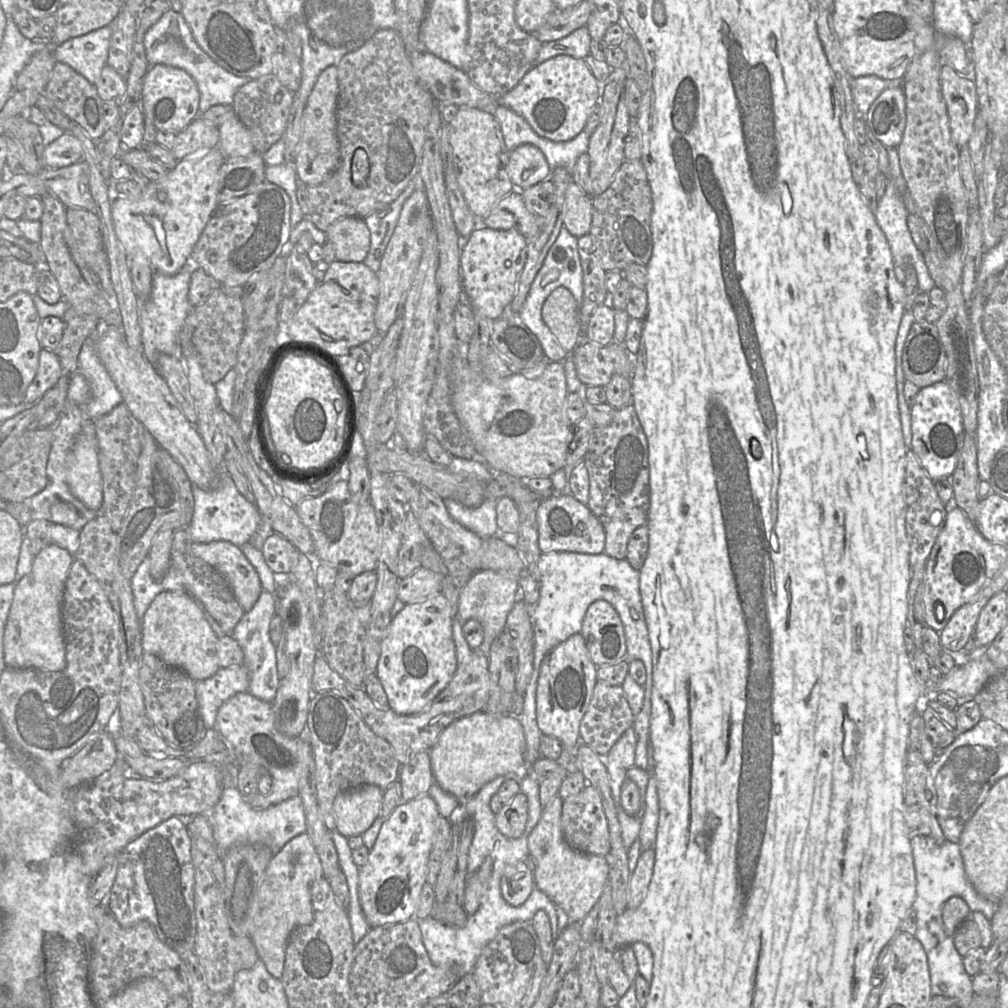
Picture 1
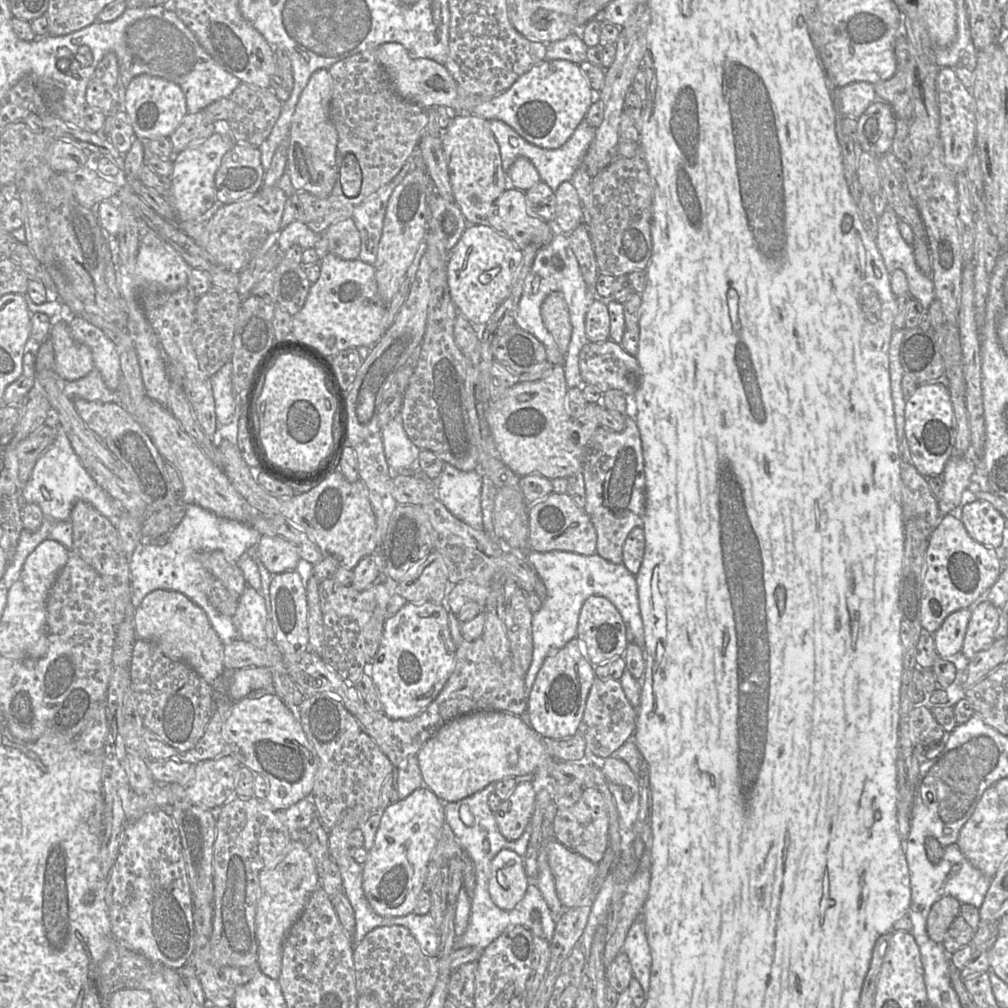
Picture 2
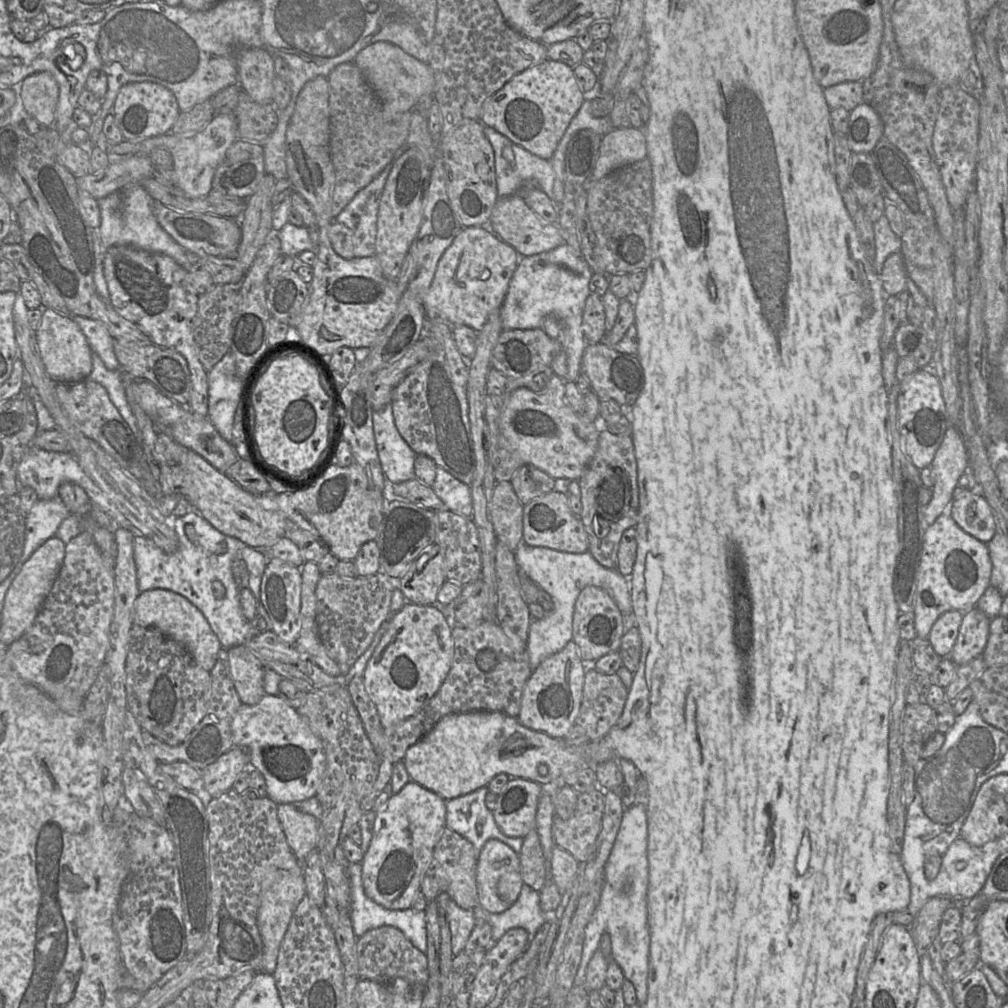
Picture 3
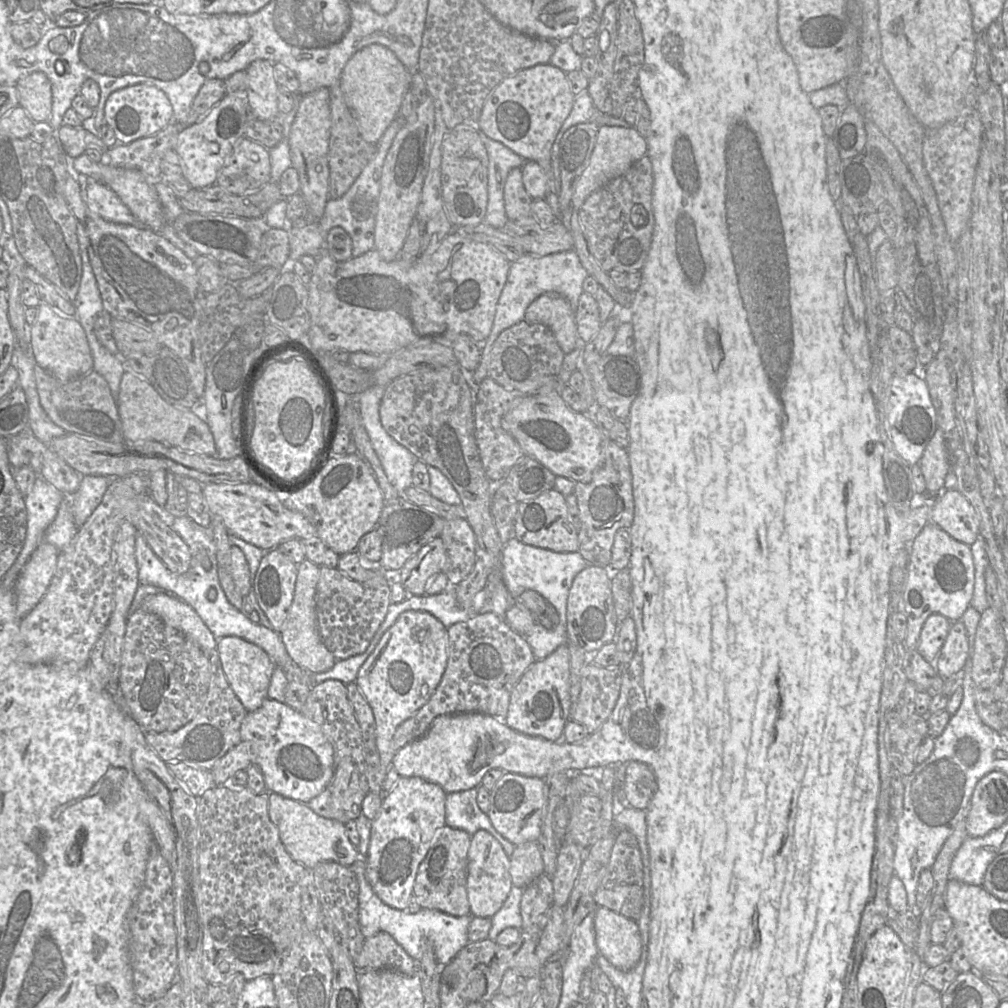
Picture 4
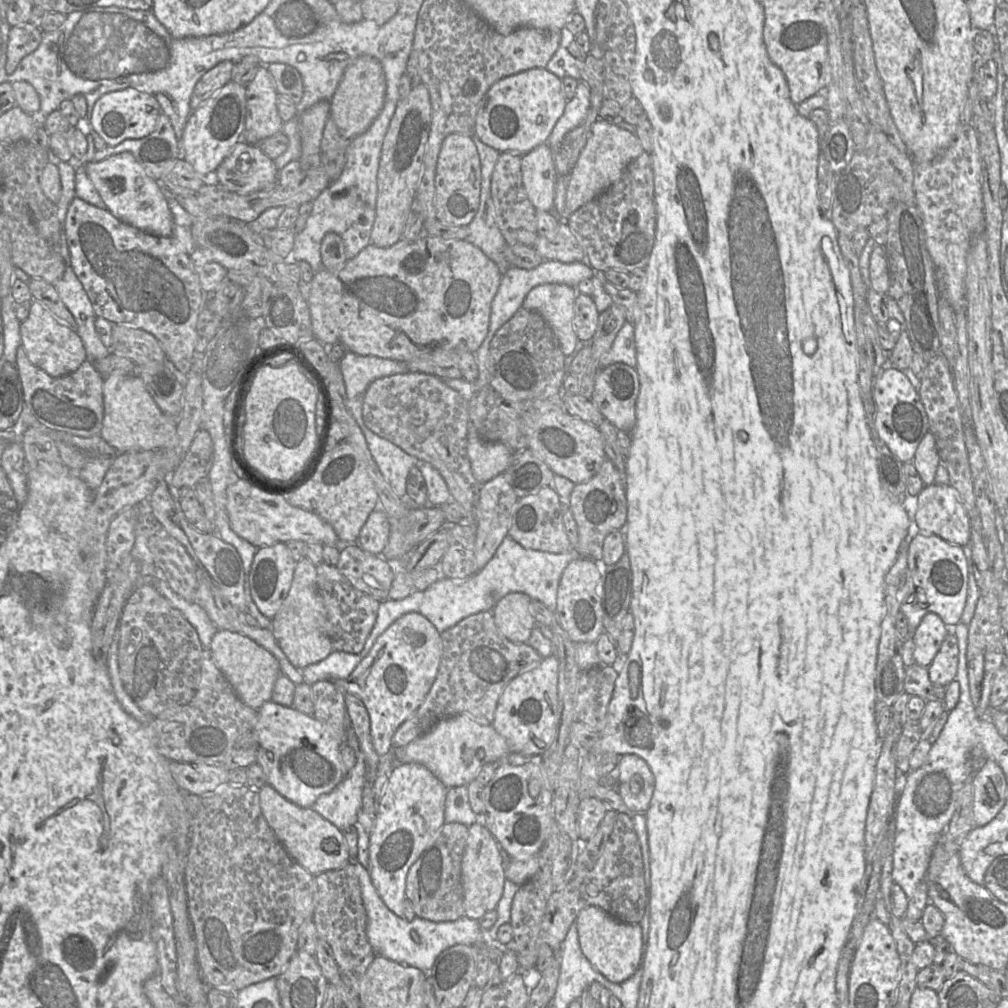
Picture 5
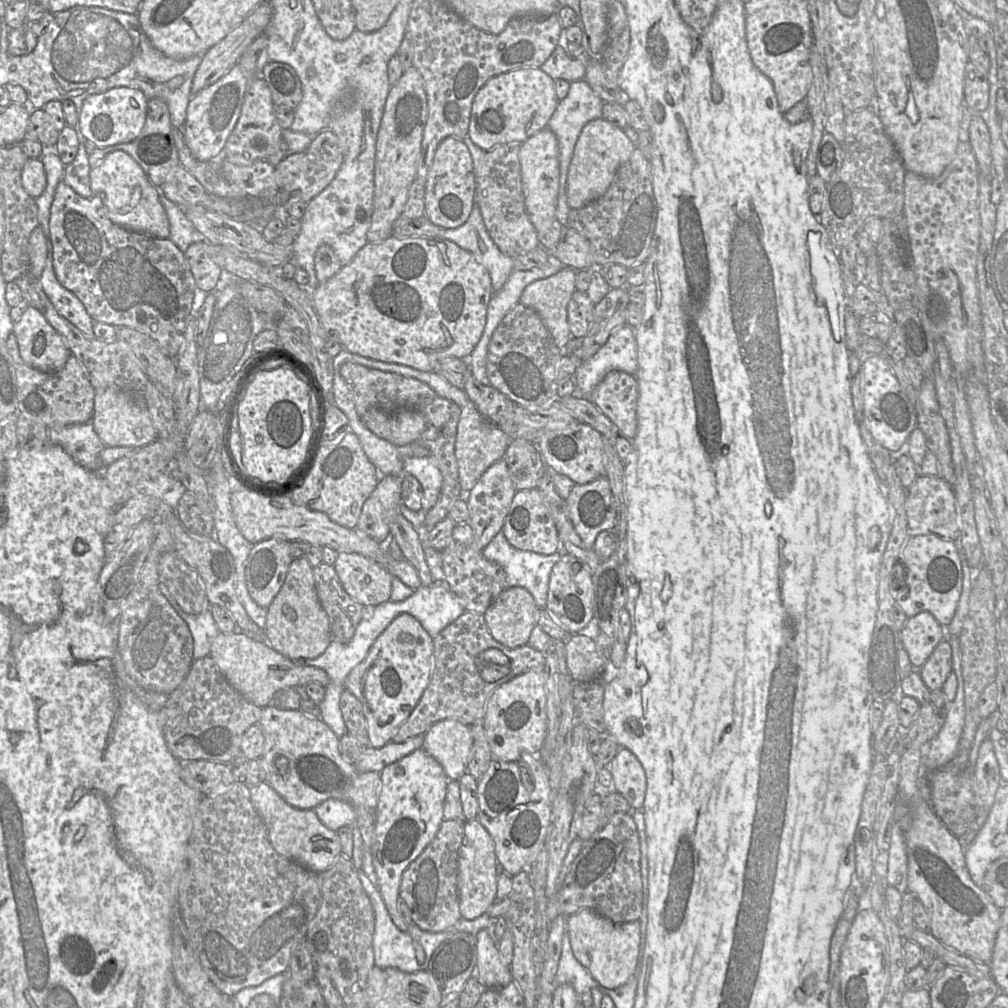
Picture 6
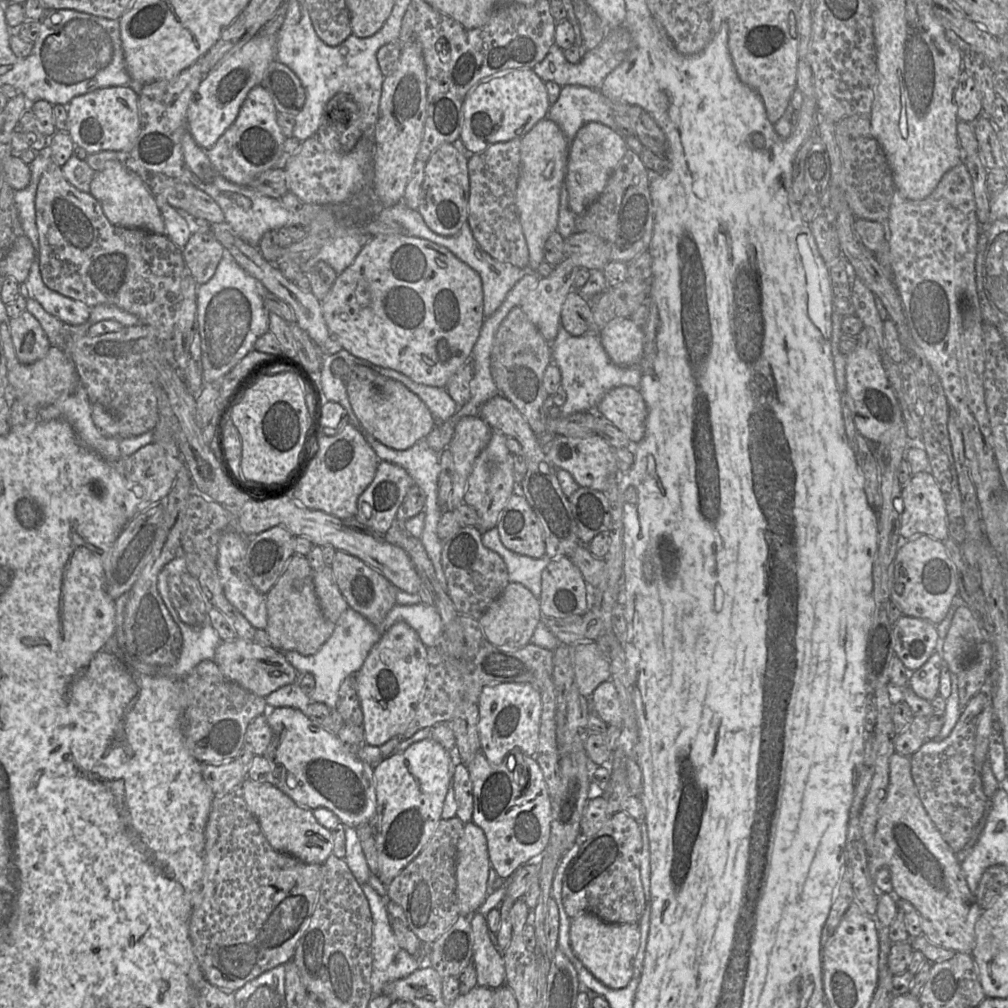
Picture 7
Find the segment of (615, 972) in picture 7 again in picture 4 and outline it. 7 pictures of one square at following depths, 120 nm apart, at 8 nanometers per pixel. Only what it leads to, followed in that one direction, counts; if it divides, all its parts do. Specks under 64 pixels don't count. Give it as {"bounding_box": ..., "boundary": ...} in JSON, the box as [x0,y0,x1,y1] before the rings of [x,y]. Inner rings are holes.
{"bounding_box":[593,907,642,971],"boundary":[[[597,907],[593,917],[599,954],[621,971],[633,968],[642,953],[637,922],[605,907]]]}

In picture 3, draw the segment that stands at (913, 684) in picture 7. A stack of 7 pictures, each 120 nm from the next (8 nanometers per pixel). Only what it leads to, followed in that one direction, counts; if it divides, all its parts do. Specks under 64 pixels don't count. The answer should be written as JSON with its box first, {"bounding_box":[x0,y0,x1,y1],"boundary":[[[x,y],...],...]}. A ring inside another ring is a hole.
{"bounding_box":[949,607,991,665],"boundary":[[[976,607],[965,612],[956,642],[949,659],[956,665],[964,665],[981,656],[989,636],[991,618]]]}

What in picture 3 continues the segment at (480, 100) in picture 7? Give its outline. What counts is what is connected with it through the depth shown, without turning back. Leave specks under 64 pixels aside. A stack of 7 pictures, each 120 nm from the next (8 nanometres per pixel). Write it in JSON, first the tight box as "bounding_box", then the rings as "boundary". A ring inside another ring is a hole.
{"bounding_box":[479,59,584,160],"boundary":[[[546,59],[515,75],[487,98],[479,120],[532,154],[549,160],[584,100],[573,68]]]}

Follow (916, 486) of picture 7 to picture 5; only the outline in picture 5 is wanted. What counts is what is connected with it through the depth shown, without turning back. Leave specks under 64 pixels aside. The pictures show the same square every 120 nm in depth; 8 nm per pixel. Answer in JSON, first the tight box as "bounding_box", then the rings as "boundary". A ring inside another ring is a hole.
{"bounding_box":[912,485,971,546],"boundary":[[[925,485],[917,495],[918,506],[912,523],[918,528],[918,533],[929,536],[938,535],[941,538],[964,546],[969,544],[971,536],[971,520],[957,490],[947,485]]]}

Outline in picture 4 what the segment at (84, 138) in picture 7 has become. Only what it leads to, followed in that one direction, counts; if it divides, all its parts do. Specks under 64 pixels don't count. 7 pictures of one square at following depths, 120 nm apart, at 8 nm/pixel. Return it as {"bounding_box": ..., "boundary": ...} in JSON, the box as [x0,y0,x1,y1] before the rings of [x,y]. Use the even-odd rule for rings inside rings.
{"bounding_box":[104,84,173,144],"boundary":[[[135,84],[111,93],[104,108],[104,119],[114,131],[117,144],[128,144],[154,135],[173,121],[173,107],[167,95],[152,85]]]}

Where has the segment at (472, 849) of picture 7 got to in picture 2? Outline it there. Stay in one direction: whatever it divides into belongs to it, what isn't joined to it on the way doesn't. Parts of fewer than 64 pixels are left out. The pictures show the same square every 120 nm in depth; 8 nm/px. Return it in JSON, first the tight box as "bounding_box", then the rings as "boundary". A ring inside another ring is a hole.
{"bounding_box":[489,849,531,910],"boundary":[[[509,849],[499,851],[491,861],[489,893],[492,901],[502,910],[512,910],[524,897],[531,880],[528,878],[523,857]]]}

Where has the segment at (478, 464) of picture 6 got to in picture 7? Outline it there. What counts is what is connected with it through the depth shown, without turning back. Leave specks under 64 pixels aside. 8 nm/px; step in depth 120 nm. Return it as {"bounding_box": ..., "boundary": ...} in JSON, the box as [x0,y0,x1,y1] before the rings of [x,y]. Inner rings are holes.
{"bounding_box":[443,415,492,510],"boundary":[[[479,415],[463,417],[457,423],[448,446],[454,462],[452,491],[443,510],[454,510],[463,502],[474,462],[488,445],[492,433],[492,428]]]}

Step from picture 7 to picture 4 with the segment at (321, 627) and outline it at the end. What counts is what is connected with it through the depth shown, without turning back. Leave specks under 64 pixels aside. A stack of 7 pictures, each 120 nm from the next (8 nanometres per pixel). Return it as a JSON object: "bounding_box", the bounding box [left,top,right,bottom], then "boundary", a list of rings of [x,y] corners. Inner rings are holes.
{"bounding_box":[279,558,337,674],"boundary":[[[307,558],[297,565],[298,574],[293,601],[279,634],[287,653],[295,664],[309,674],[316,674],[330,670],[337,659],[326,648],[318,631],[317,585],[320,577],[320,566]]]}

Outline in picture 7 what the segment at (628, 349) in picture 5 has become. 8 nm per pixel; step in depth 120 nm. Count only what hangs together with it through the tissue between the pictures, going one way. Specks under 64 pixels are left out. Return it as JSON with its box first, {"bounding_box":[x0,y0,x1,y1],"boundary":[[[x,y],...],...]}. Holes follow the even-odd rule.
{"bounding_box":[551,324,641,416],"boundary":[[[560,324],[558,334],[551,343],[552,363],[555,363],[562,375],[561,386],[567,399],[561,408],[561,416],[596,409],[603,396],[619,386],[630,386],[639,390],[641,385],[640,366],[618,366],[607,355],[597,331],[588,331],[582,336],[573,336]]]}

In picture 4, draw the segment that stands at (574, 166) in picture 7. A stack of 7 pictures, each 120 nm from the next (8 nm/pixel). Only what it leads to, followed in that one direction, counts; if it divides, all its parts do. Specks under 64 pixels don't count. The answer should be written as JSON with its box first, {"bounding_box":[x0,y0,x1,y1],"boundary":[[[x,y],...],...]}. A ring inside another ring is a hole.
{"bounding_box":[572,126,647,210],"boundary":[[[601,126],[589,164],[579,176],[572,196],[572,208],[579,210],[586,198],[608,181],[622,175],[632,164],[647,155],[647,141],[635,127]]]}

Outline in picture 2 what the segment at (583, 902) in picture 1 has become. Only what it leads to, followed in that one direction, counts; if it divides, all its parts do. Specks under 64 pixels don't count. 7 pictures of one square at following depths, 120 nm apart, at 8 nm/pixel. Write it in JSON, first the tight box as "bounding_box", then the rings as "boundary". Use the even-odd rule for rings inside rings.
{"bounding_box":[546,838,597,909],"boundary":[[[555,838],[546,842],[546,852],[563,907],[569,909],[580,906],[590,893],[590,883],[596,877],[597,863],[568,849]]]}

